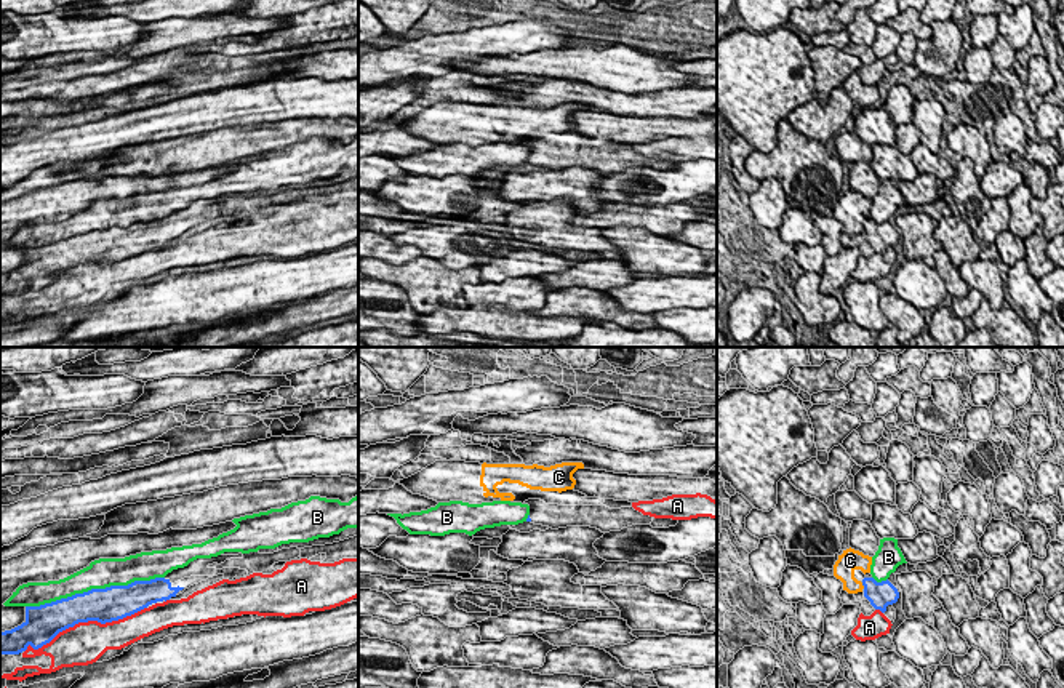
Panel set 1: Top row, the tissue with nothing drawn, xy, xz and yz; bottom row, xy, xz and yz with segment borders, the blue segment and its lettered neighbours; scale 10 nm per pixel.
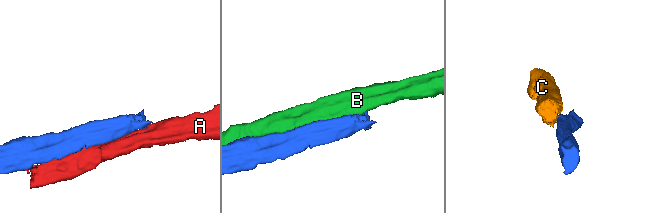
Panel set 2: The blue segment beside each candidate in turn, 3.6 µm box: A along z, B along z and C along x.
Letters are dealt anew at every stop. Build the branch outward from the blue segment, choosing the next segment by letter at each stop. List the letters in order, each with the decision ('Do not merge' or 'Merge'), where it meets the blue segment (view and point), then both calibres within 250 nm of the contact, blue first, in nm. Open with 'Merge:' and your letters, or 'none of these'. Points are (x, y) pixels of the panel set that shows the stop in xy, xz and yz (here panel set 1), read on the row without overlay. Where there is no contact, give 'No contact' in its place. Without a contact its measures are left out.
Merge: none of these
A: Do not merge. Touches blue at xy (84, 263). Thickness 340 nm (blue) against 420 nm
B: Do not merge. Touches blue at xy (95, 231). Thickness 360 nm (blue) against 300 nm
C: Do not merge. Touches blue at yz (863, 226). Thickness 260 nm (blue) against 220 nm

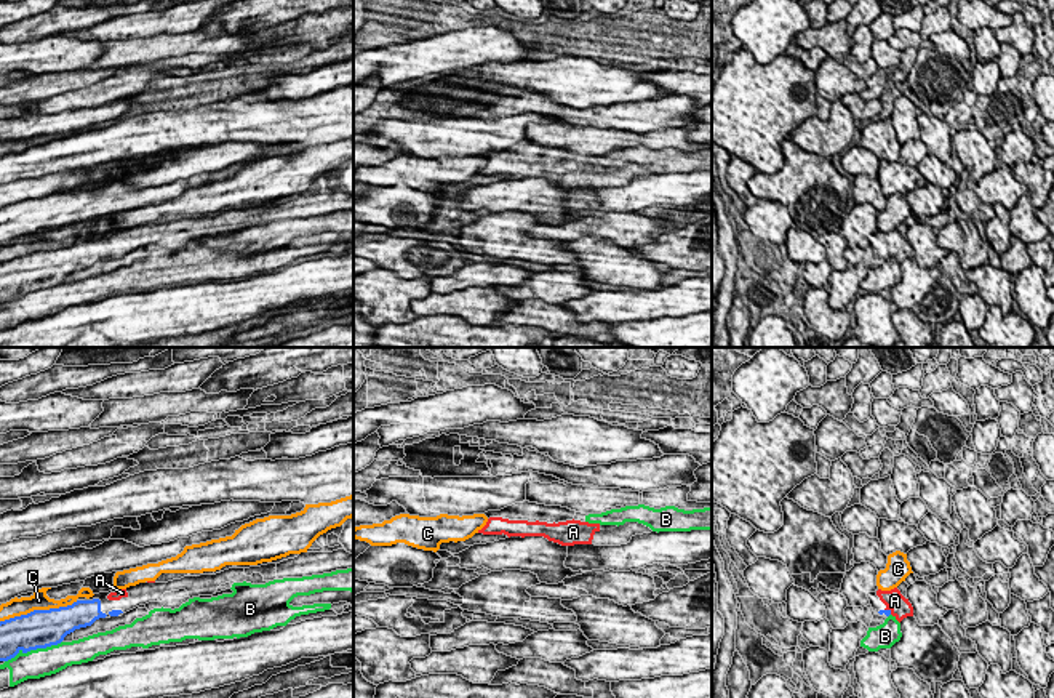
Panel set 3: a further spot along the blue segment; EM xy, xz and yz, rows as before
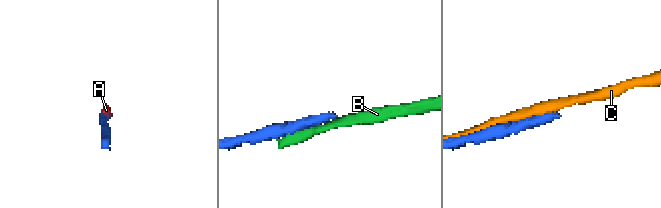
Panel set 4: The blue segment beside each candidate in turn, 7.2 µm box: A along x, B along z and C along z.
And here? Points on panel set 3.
Merge: A
A: Merge. Touches blue at yz (888, 252). Thickness 60 nm (blue) against 200 nm
B: Do not merge. Touches blue at xy (32, 290). Thickness 380 nm (blue) against 280 nm
C: Do not merge. Touches blue at xy (39, 252). Thickness 380 nm (blue) against 190 nm

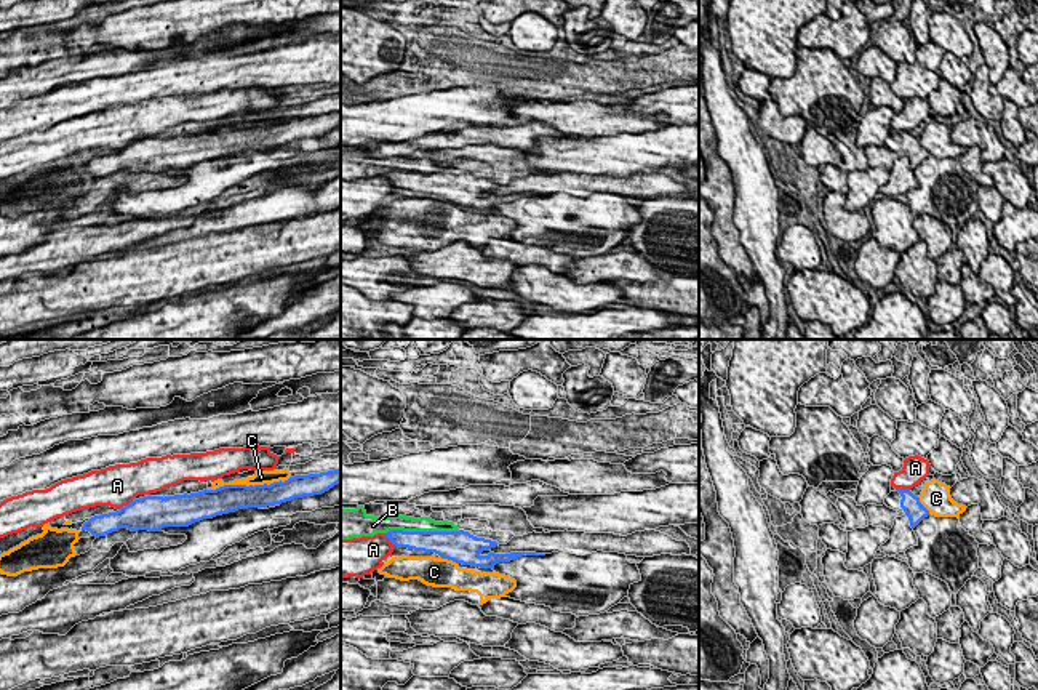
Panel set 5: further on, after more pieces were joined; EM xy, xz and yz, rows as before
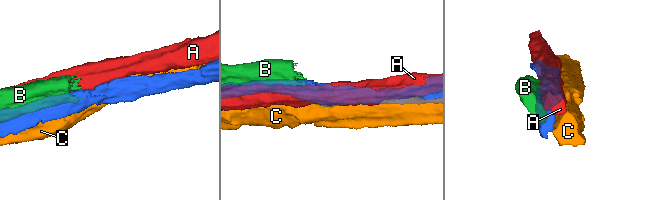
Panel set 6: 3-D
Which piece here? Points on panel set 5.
Merge: none of these
A: Do not merge. Touches blue at xz (389, 180). Thickness 190 nm (blue) against 320 nm
B: Do not merge. Touches blue at xz (421, 173). Thickness 240 nm (blue) against 160 nm
C: Do not merge. Touches blue at xy (250, 127). Thickness 280 nm (blue) against 140 nm

